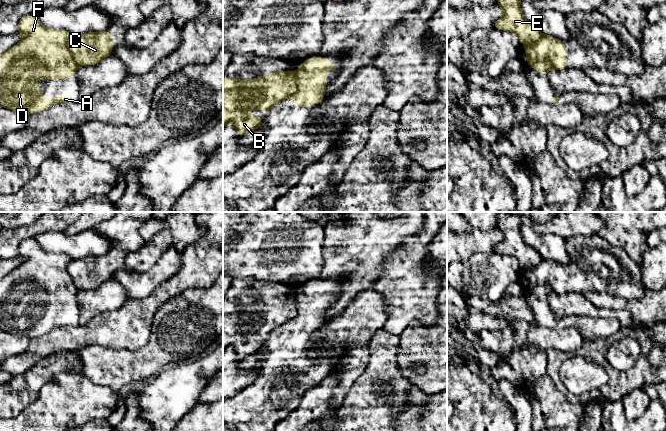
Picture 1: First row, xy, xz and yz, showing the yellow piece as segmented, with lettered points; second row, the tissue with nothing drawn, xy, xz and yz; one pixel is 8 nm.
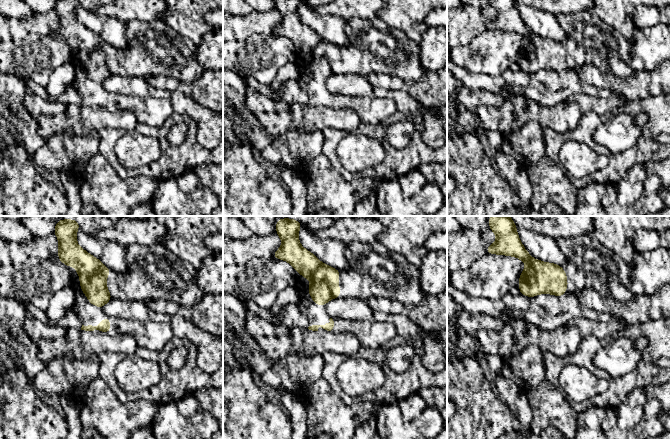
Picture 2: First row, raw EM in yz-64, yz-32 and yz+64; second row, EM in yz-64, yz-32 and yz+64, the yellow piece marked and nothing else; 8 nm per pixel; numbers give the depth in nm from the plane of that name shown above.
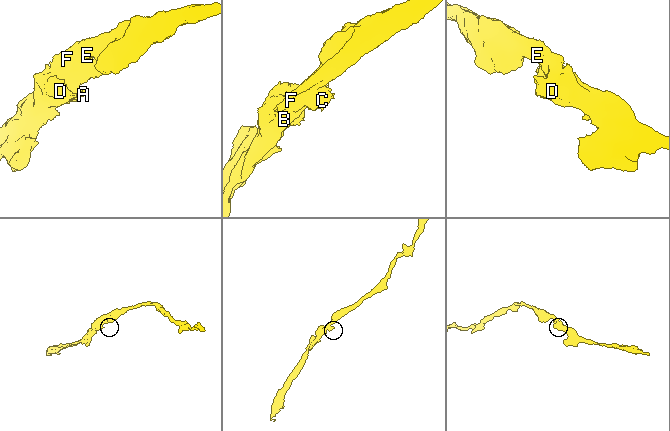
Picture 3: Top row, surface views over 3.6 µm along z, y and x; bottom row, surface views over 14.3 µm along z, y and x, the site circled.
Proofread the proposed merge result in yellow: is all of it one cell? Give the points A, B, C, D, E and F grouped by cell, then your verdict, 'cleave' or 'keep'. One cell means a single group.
groups A B D E F / C; cleave

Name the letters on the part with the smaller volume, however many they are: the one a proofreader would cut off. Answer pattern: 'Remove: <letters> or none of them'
Remove: C

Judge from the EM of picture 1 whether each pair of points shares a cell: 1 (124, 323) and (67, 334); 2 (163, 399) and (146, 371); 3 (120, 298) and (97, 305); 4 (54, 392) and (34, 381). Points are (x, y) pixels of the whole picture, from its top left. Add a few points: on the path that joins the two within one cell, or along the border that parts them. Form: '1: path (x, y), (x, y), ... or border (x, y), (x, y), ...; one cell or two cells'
1: path (110, 329), (102, 329), (90, 334), (81, 334); one cell
2: border (169, 364), (151, 380); two cells
3: path (114, 298), (103, 299); one cell
4: border (55, 375), (43, 385), (38, 397), (29, 405); two cells

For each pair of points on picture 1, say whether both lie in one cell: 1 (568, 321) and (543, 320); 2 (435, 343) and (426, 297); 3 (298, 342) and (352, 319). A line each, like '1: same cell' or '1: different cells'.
1: same cell
2: different cells
3: different cells

